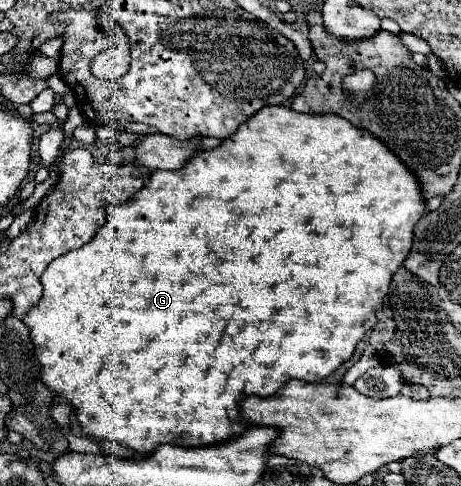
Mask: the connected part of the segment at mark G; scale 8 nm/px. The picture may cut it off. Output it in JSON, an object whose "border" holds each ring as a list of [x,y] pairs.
{"border":[[[268,105],[264,109],[260,109],[256,115],[252,115],[246,123],[242,123],[238,127],[238,131],[224,139],[220,147],[212,149],[212,151],[200,151],[196,155],[192,155],[186,165],[182,169],[176,171],[154,171],[148,179],[148,183],[126,203],[122,205],[110,205],[106,209],[106,221],[104,225],[98,229],[98,233],[92,237],[90,243],[86,243],[84,247],[66,253],[64,257],[58,257],[56,261],[52,261],[48,265],[48,269],[42,273],[40,281],[44,285],[44,295],[40,305],[32,307],[22,321],[28,323],[30,331],[32,331],[32,339],[36,345],[36,359],[42,365],[42,381],[54,389],[60,397],[68,399],[74,407],[76,407],[76,415],[78,421],[84,429],[84,433],[88,437],[104,437],[110,441],[116,441],[124,447],[130,447],[138,453],[152,453],[160,443],[170,443],[170,445],[180,445],[180,447],[200,447],[200,445],[208,445],[208,443],[220,443],[226,441],[234,435],[240,435],[242,431],[246,431],[246,423],[240,417],[240,409],[238,403],[246,397],[246,395],[260,395],[260,397],[270,397],[274,395],[280,387],[284,387],[290,379],[300,379],[300,381],[320,381],[324,377],[328,377],[340,363],[344,363],[346,359],[352,357],[356,343],[364,337],[366,331],[370,331],[376,325],[376,311],[382,307],[382,301],[388,293],[392,275],[398,271],[398,267],[404,263],[404,259],[410,255],[412,249],[412,239],[414,239],[414,227],[420,221],[420,217],[426,215],[426,199],[422,195],[420,189],[420,181],[418,177],[408,169],[408,165],[404,165],[404,161],[400,161],[396,157],[396,153],[392,153],[392,149],[388,145],[384,145],[378,137],[374,137],[372,133],[364,131],[364,129],[356,129],[350,121],[344,121],[344,117],[336,117],[336,115],[314,115],[314,113],[298,113],[290,107],[282,107],[282,105]]]}

